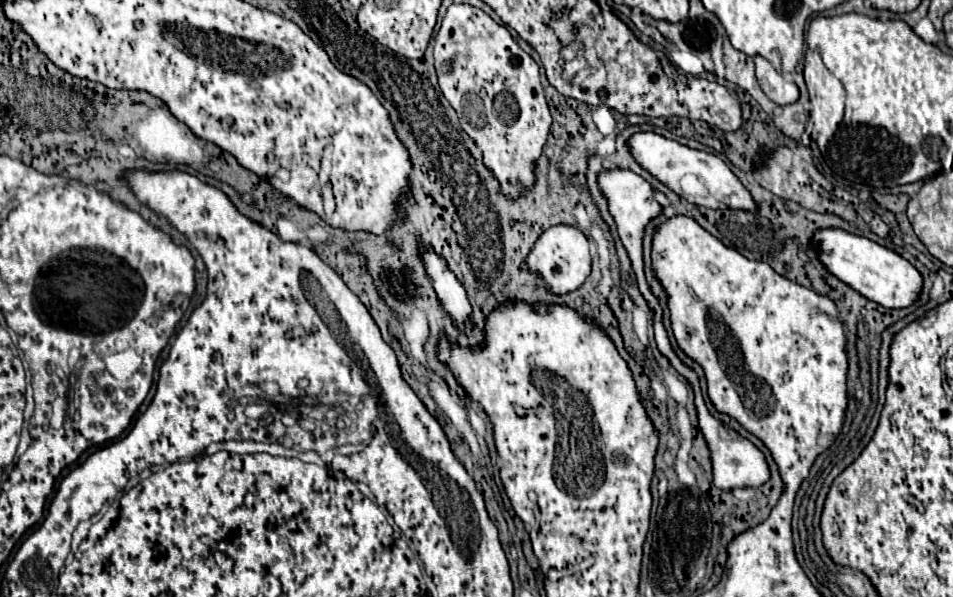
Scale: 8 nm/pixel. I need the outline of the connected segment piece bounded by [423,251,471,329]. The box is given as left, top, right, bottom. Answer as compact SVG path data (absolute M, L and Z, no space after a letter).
M423 251L423 263L443 309L449 313L449 317L459 329L465 329L471 315L471 305L467 301L465 289L449 271L449 267L443 263L443 259L439 259L439 255L435 255L433 251Z

